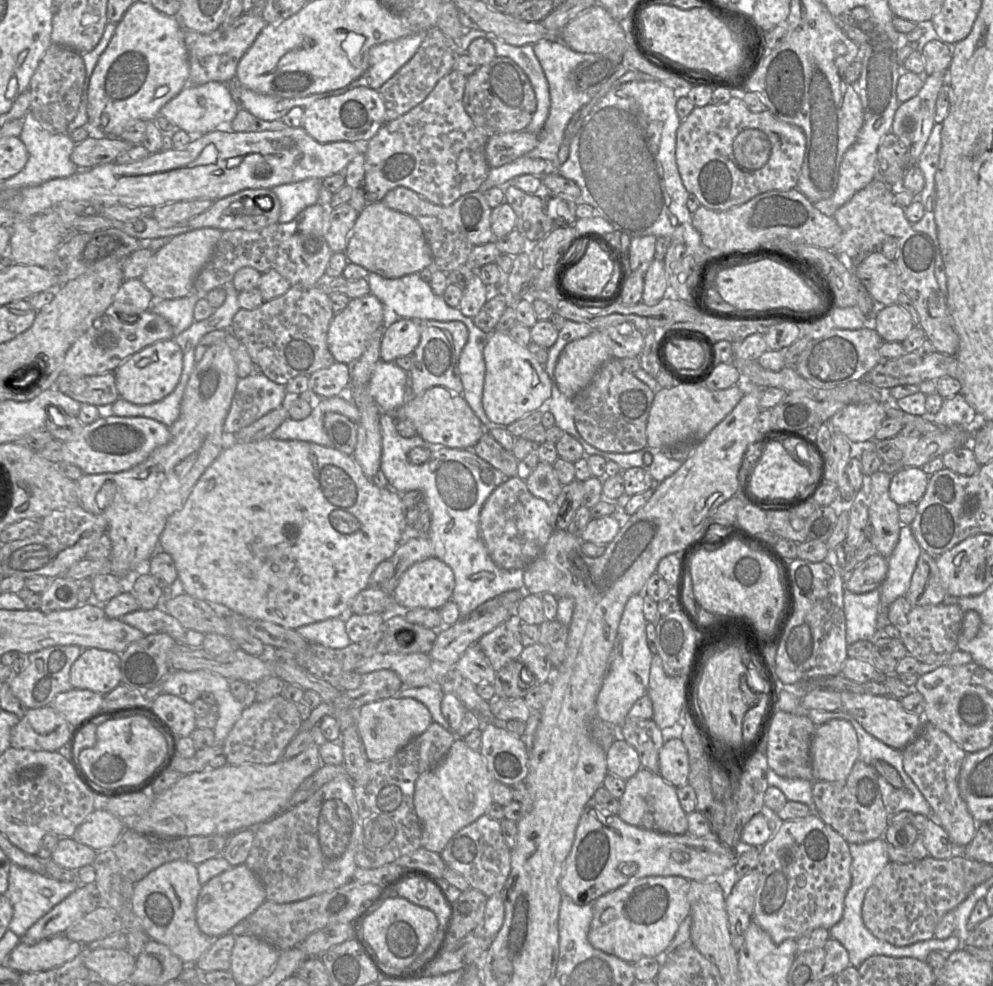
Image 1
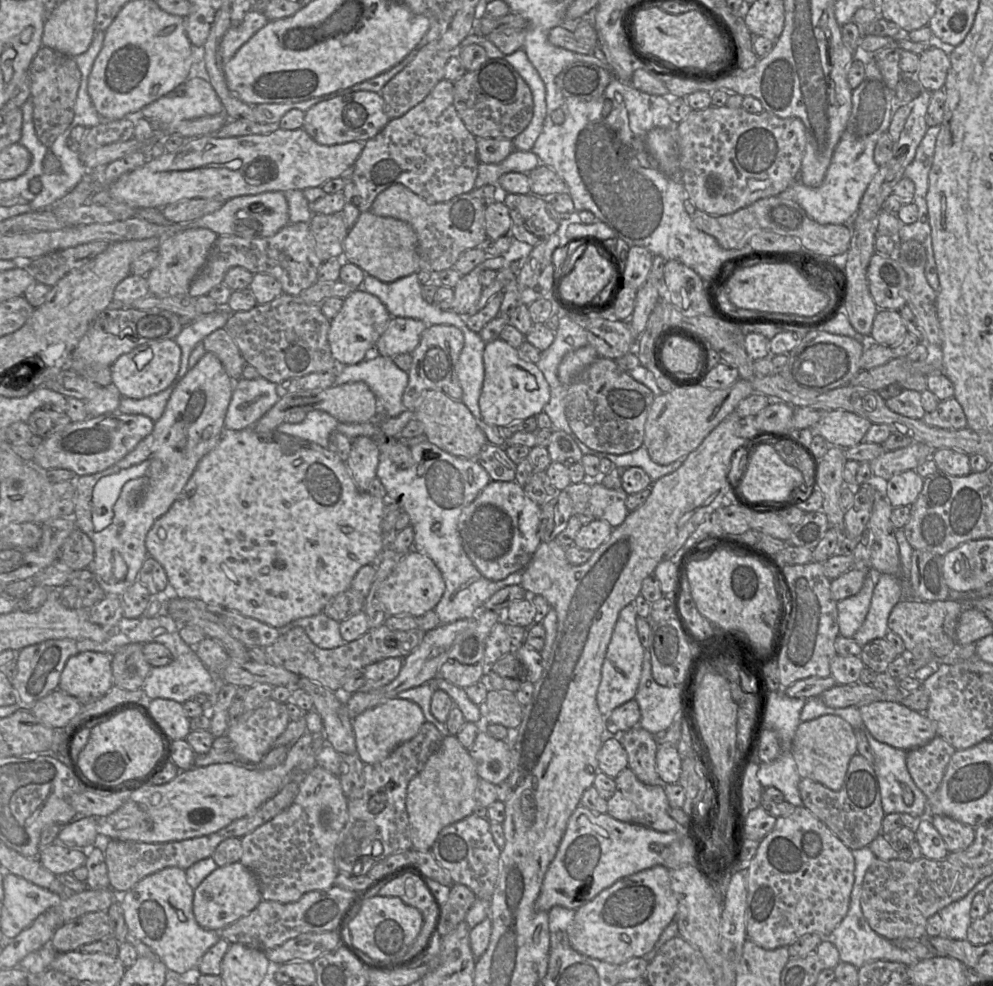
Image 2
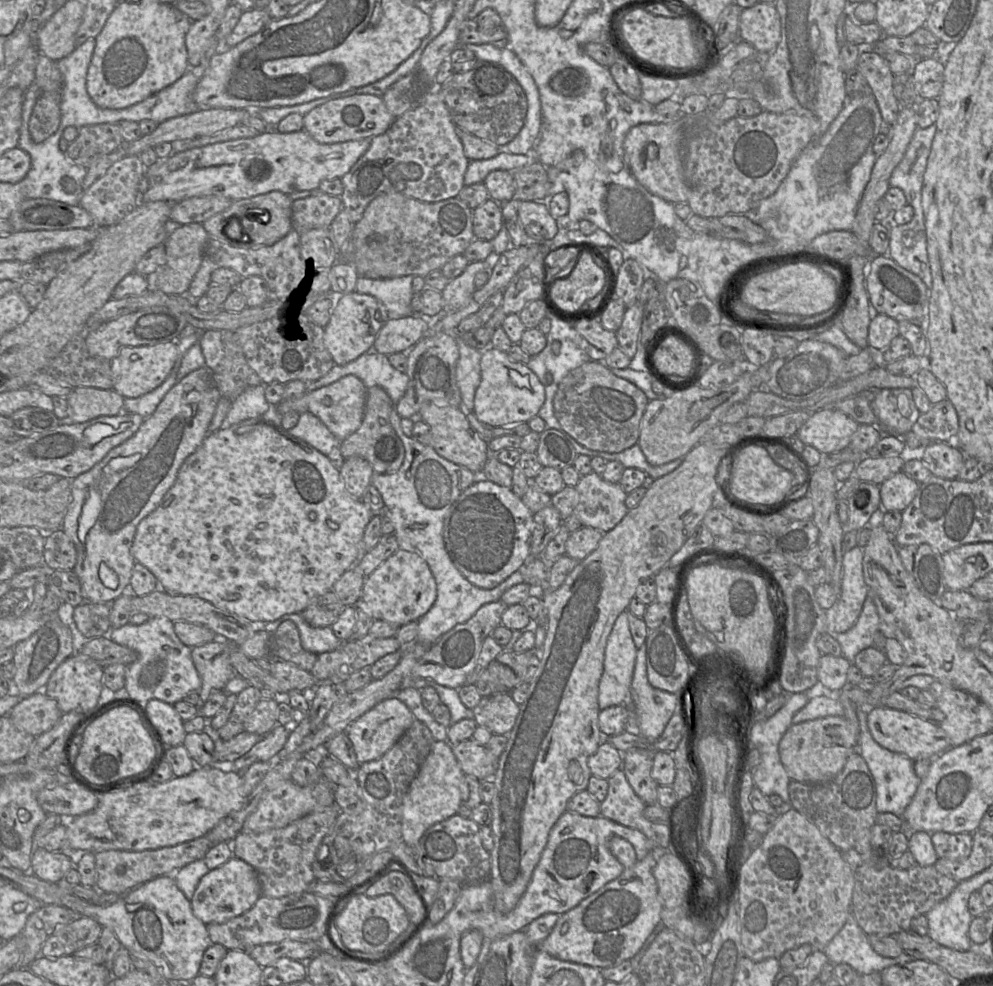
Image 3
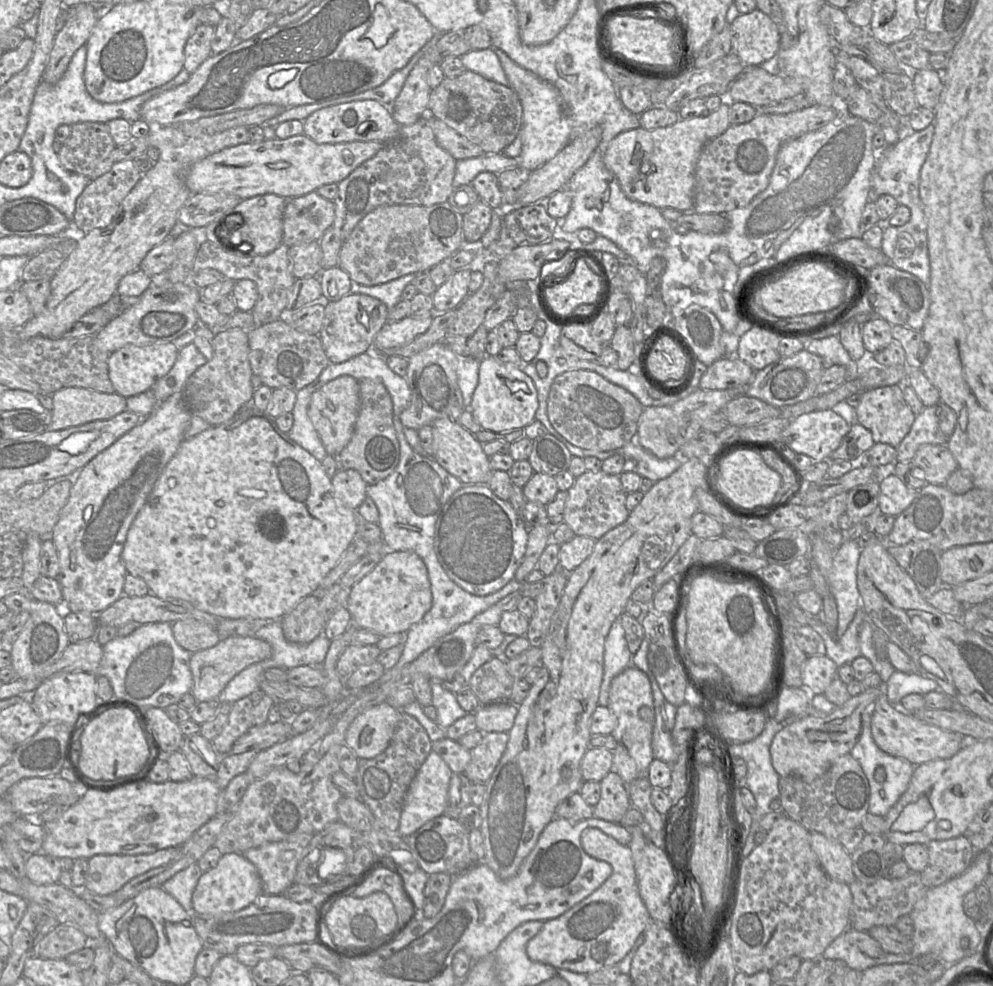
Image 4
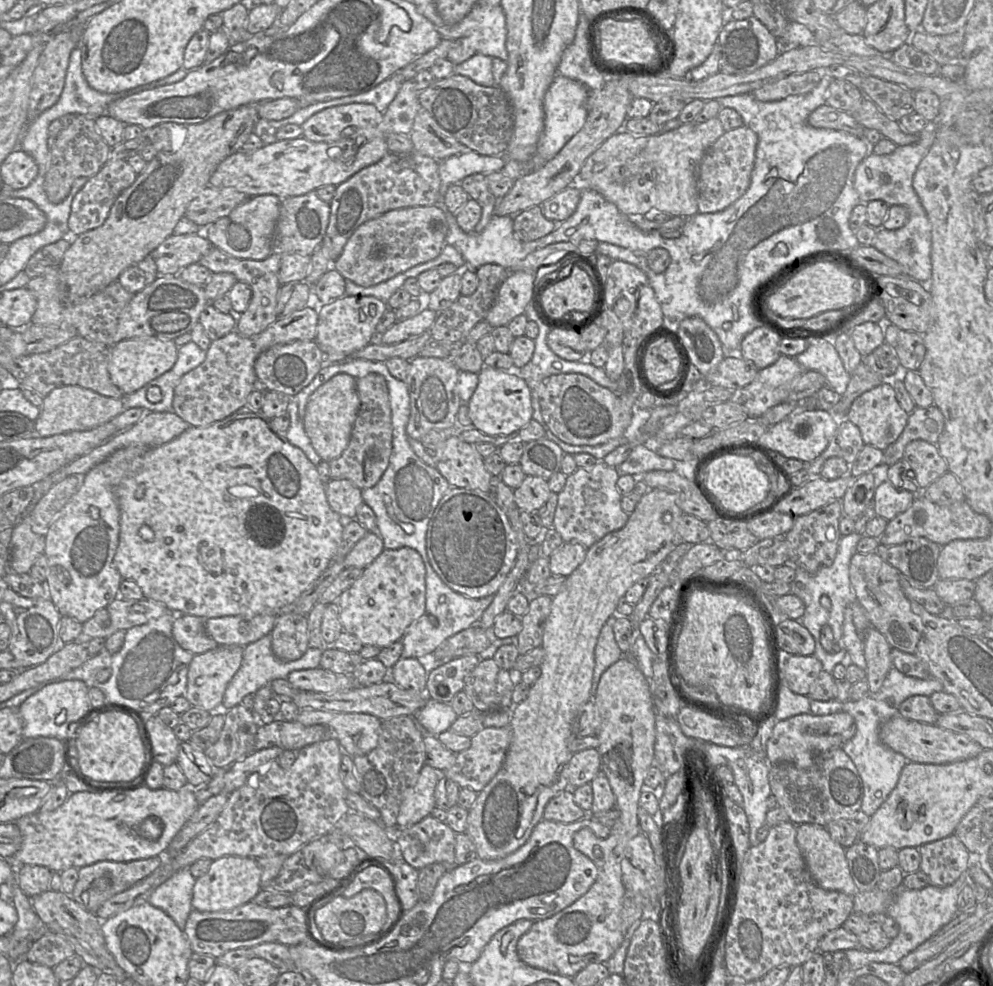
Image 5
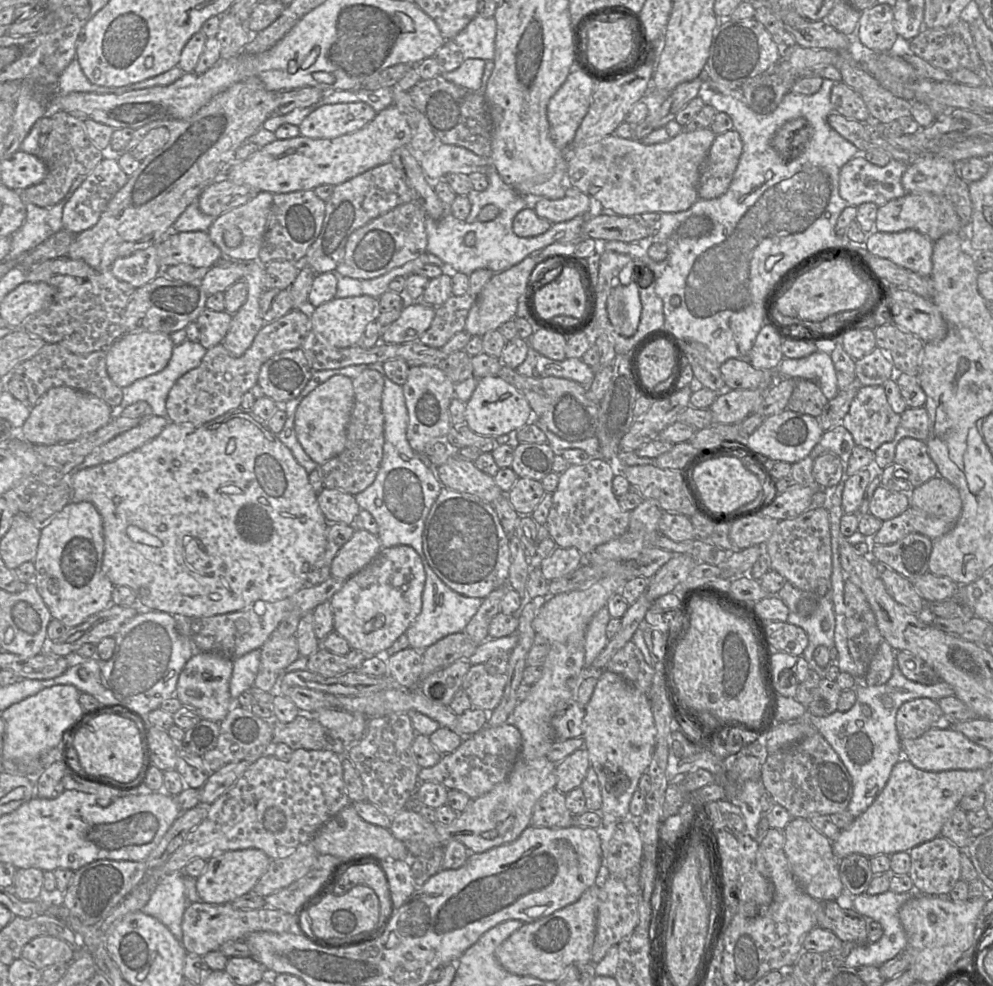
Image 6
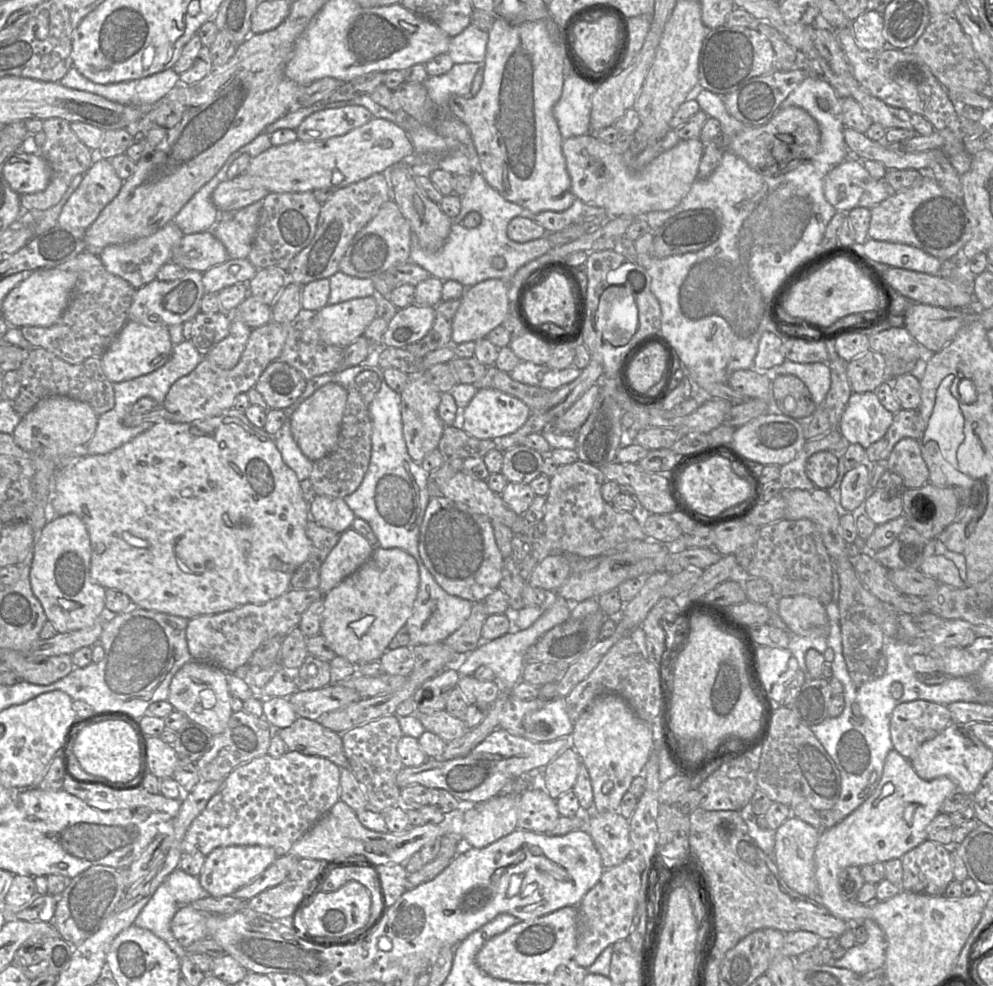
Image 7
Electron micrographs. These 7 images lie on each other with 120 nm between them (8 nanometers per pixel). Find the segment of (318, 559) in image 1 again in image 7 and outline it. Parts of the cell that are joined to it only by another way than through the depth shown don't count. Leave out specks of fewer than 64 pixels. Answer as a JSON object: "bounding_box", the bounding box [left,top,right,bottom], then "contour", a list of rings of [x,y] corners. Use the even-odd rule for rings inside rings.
{"bounding_box":[50,408,311,619],"contour":[[[231,408],[219,415],[190,423],[156,423],[107,454],[80,453],[57,472],[52,483],[50,504],[57,516],[73,513],[84,522],[91,542],[90,574],[95,583],[105,589],[125,593],[140,608],[192,619],[229,611],[247,603],[265,603],[291,588],[292,575],[311,551],[311,541],[306,535],[310,503],[303,497],[300,482],[296,473],[284,463],[273,435],[252,424],[244,413]]]}

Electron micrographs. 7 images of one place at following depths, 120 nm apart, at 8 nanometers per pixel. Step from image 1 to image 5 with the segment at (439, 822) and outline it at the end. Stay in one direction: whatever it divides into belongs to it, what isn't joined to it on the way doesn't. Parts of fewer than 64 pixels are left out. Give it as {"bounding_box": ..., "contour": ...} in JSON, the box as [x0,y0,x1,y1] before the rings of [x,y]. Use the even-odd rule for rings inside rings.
{"bounding_box":[397,764,441,828],"contour":[[[424,764],[415,784],[405,791],[397,818],[398,828],[407,828],[431,815],[435,805],[435,787],[441,770]]]}

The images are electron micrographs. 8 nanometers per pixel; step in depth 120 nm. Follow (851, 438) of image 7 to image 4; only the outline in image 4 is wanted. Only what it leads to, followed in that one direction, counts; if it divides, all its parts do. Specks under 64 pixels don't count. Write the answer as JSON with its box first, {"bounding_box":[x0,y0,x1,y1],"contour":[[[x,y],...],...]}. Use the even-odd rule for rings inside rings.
{"bounding_box":[853,384,915,448],"contour":[[[902,384],[864,390],[853,400],[853,420],[871,432],[875,443],[896,448],[909,433],[915,417],[903,397]]]}

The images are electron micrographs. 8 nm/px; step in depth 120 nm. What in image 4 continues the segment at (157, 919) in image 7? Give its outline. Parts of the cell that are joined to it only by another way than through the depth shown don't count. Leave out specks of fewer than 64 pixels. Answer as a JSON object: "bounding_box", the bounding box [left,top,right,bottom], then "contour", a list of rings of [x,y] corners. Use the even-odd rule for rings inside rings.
{"bounding_box":[161,863,203,916],"contour":[[[194,863],[176,873],[161,886],[168,894],[173,896],[191,916],[196,916],[192,905],[192,894],[202,874],[203,872],[199,865]]]}

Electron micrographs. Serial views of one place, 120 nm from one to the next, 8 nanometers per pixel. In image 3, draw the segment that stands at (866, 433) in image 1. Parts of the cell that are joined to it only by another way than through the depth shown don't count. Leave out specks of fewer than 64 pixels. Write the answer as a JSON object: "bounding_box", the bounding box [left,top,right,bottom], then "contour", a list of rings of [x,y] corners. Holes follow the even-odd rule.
{"bounding_box":[796,407,859,454],"contour":[[[833,407],[812,414],[796,432],[804,443],[822,454],[838,452],[849,446],[859,424],[850,416]]]}

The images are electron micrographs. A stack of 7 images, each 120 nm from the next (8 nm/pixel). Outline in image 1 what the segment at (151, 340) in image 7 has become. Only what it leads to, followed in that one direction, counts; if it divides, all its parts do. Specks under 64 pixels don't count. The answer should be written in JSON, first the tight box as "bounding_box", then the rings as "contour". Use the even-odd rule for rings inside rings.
{"bounding_box":[112,339,183,405],"contour":[[[173,339],[149,345],[124,360],[112,372],[116,378],[119,398],[137,405],[151,404],[171,394],[179,383],[183,370],[183,352]]]}

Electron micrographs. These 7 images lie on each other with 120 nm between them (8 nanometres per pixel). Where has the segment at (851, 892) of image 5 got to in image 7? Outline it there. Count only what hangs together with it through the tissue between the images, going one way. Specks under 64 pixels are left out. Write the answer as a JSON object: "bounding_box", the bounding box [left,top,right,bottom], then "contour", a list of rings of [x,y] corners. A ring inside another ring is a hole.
{"bounding_box":[772,816,822,902],"contour":[[[790,816],[775,831],[775,847],[772,854],[772,859],[775,861],[787,885],[800,894],[808,896],[818,902],[819,895],[815,878],[814,853],[821,831],[822,830],[818,830],[795,816]]]}

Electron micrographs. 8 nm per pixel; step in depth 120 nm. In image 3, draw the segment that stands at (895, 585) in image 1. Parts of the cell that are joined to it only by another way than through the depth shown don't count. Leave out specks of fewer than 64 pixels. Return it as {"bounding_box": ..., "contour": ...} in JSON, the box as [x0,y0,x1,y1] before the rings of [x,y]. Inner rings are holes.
{"bounding_box":[827,595,880,664],"contour":[[[868,595],[855,624],[844,633],[835,632],[834,606],[827,609],[827,634],[832,635],[840,644],[842,656],[853,664],[856,655],[871,646],[875,646],[880,633],[880,618],[877,608]]]}

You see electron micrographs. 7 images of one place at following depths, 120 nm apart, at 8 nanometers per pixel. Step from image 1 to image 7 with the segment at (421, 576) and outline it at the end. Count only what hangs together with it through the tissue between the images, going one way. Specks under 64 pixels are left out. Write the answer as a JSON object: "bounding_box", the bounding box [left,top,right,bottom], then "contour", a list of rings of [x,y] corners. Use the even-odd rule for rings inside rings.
{"bounding_box":[320,546,420,666],"contour":[[[376,546],[370,558],[353,574],[342,580],[323,596],[320,634],[337,656],[359,666],[380,659],[396,633],[412,615],[420,584],[418,564],[413,556],[400,548],[384,549]]]}

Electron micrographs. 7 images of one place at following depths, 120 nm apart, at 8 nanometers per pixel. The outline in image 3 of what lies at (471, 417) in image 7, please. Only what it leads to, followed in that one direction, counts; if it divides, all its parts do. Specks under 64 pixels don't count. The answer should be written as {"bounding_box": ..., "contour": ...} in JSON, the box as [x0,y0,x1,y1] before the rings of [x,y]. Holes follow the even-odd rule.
{"bounding_box":[473,347,545,426],"contour":[[[488,347],[482,351],[481,382],[475,393],[473,413],[487,426],[514,426],[528,423],[545,402],[545,388],[527,365],[513,361],[507,352]]]}

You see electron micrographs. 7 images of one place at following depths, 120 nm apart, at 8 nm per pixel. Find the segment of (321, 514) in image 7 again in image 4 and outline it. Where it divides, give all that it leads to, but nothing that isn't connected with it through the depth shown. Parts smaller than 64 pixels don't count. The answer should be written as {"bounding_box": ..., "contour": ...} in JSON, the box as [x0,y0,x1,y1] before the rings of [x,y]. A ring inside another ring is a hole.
{"bounding_box":[331,469,368,511],"contour":[[[354,469],[337,471],[331,482],[336,499],[347,508],[357,511],[367,497],[368,484]]]}

